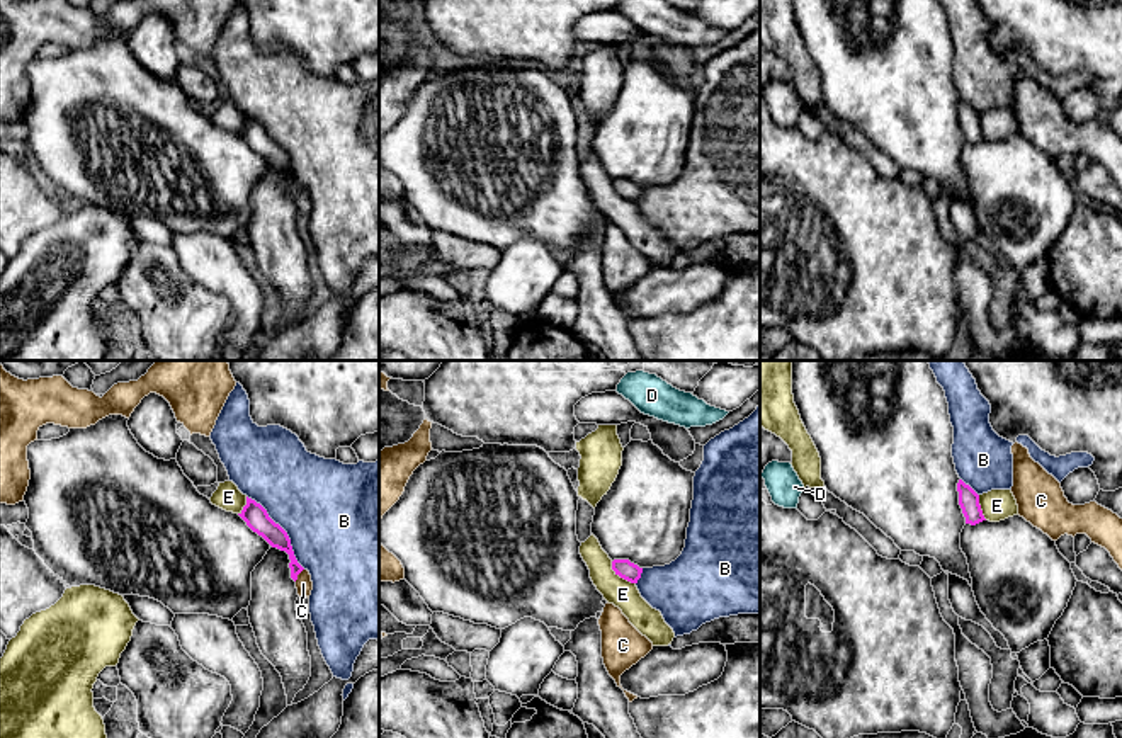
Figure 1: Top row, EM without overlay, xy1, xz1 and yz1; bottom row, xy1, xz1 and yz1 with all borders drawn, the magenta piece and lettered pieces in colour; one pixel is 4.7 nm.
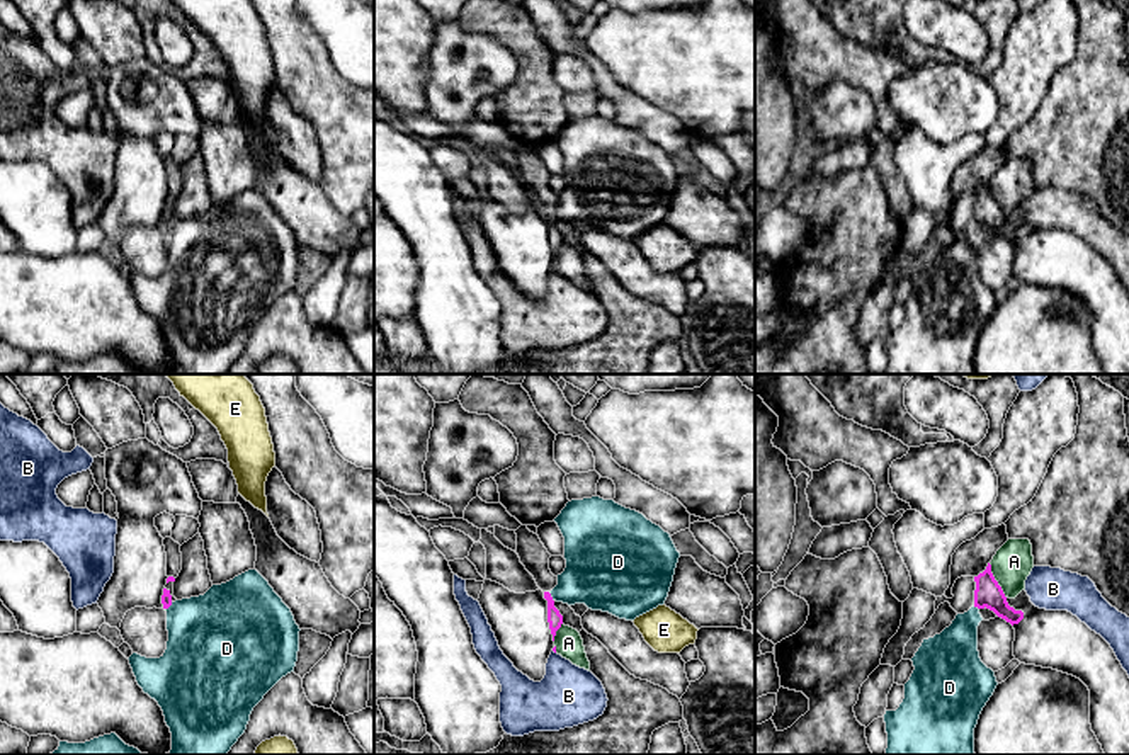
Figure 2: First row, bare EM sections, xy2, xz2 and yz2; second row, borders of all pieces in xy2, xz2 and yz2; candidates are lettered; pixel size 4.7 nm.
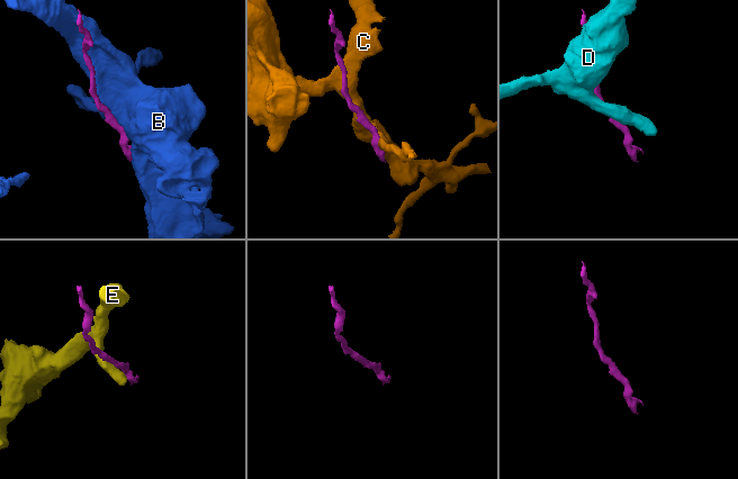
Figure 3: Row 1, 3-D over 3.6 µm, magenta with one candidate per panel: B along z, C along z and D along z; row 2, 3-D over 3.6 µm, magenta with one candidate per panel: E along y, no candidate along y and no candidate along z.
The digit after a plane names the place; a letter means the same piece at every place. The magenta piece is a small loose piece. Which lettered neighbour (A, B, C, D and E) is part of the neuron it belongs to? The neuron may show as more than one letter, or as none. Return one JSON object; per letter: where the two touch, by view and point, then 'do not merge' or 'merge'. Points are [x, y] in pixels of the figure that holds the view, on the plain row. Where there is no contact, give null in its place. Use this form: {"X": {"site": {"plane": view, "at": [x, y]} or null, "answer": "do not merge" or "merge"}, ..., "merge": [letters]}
{"A": {"site": {"plane": "yz2", "at": [995, 199]}, "answer": "do not merge"}, "B": {"site": {"plane": "xy1", "at": [284, 150]}, "answer": "do not merge"}, "C": {"site": {"plane": "xy1", "at": [298, 193]}, "answer": "do not merge"}, "D": {"site": {"plane": "xz2", "at": [551, 216]}, "answer": "do not merge"}, "E": {"site": {"plane": "xz1", "at": [621, 196]}, "answer": "do not merge"}, "merge": []}

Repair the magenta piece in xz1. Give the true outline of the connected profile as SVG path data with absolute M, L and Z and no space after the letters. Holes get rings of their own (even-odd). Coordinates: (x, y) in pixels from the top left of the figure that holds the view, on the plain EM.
M614 179L612 189L615 190L615 194L619 194L620 197L624 197L631 202L638 202L638 199L641 197L641 192L643 192L643 187L631 182L629 179Z

